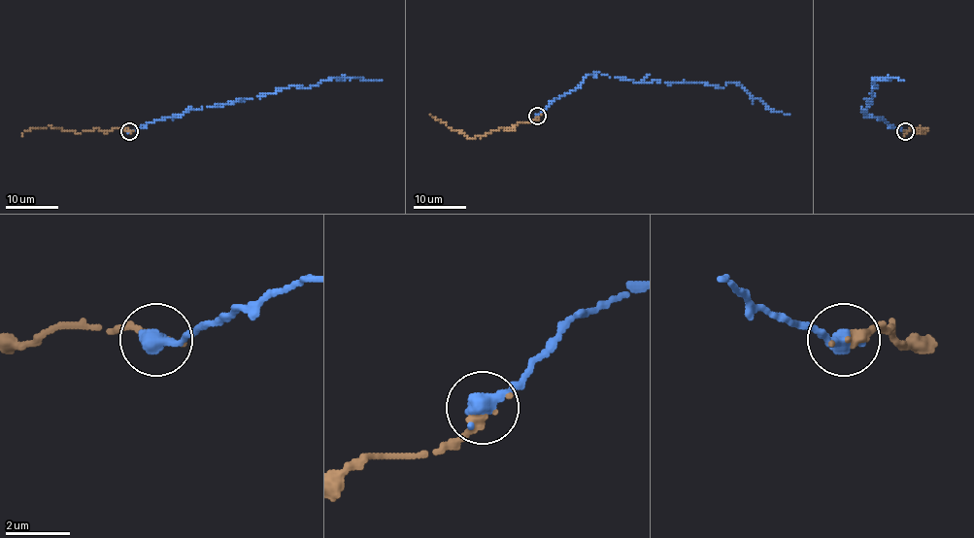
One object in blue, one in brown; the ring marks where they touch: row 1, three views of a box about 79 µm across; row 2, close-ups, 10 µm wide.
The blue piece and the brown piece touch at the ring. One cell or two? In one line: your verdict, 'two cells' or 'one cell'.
one cell

